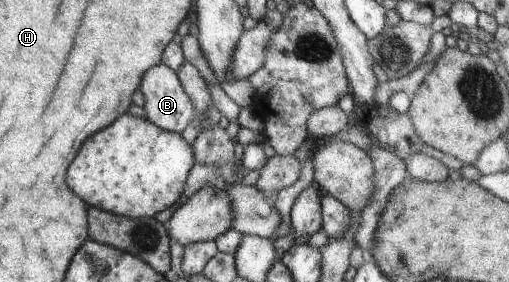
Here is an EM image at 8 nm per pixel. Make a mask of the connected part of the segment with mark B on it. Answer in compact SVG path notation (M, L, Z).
M156 65L150 69L142 79L140 91L145 99L142 117L159 129L181 135L195 118L192 101L177 73L166 65Z

